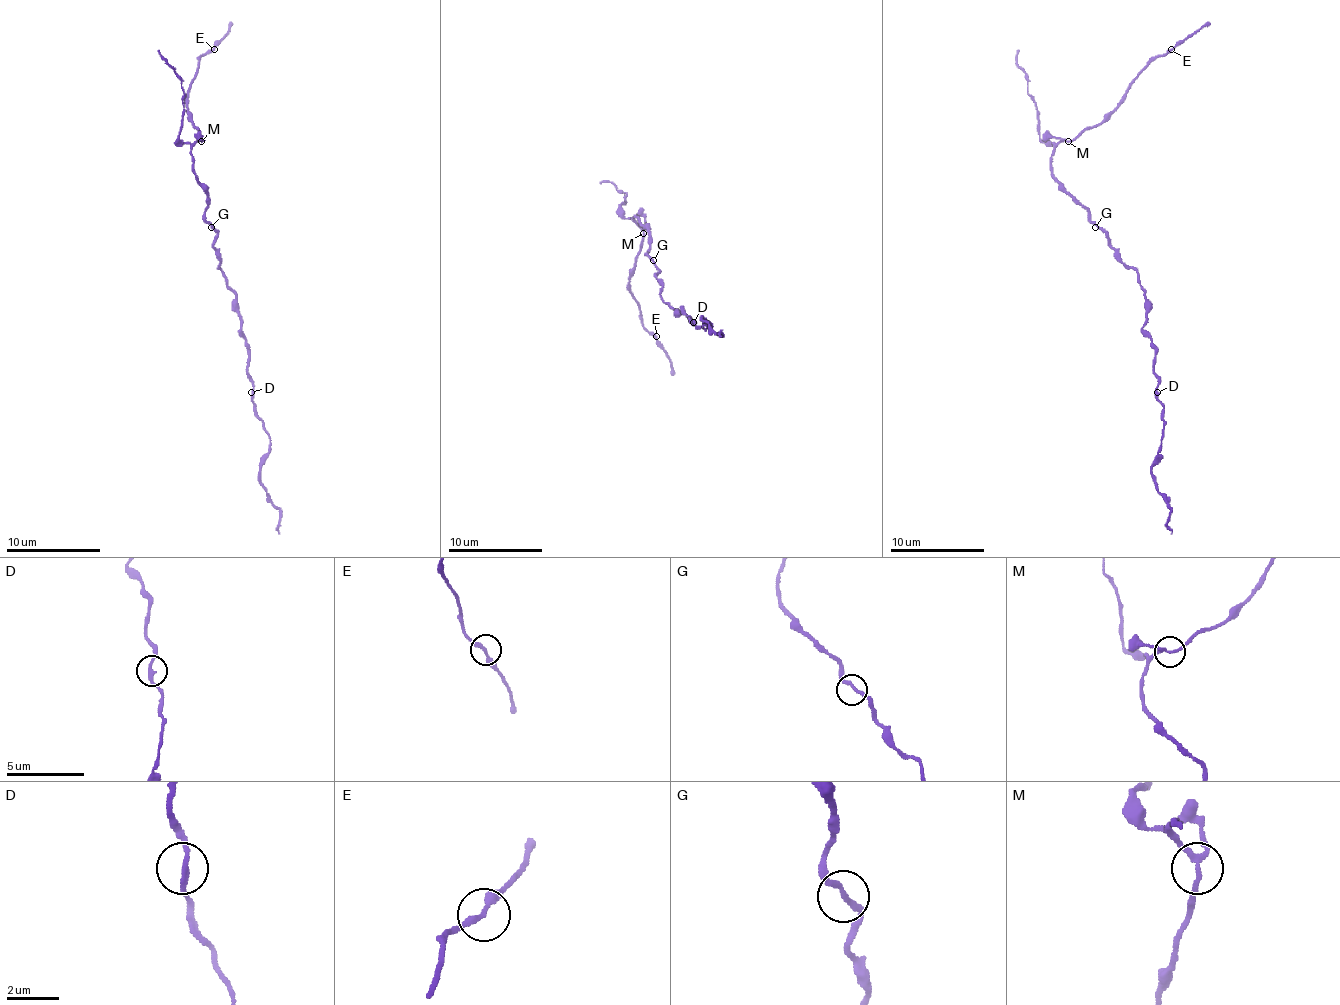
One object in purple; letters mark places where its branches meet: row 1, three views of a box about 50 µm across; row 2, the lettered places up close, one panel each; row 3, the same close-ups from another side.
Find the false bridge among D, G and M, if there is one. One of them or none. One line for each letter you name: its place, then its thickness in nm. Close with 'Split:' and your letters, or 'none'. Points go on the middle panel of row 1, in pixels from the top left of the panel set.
M: Place: (643, 233). Thickness 170 nm
Split: M

